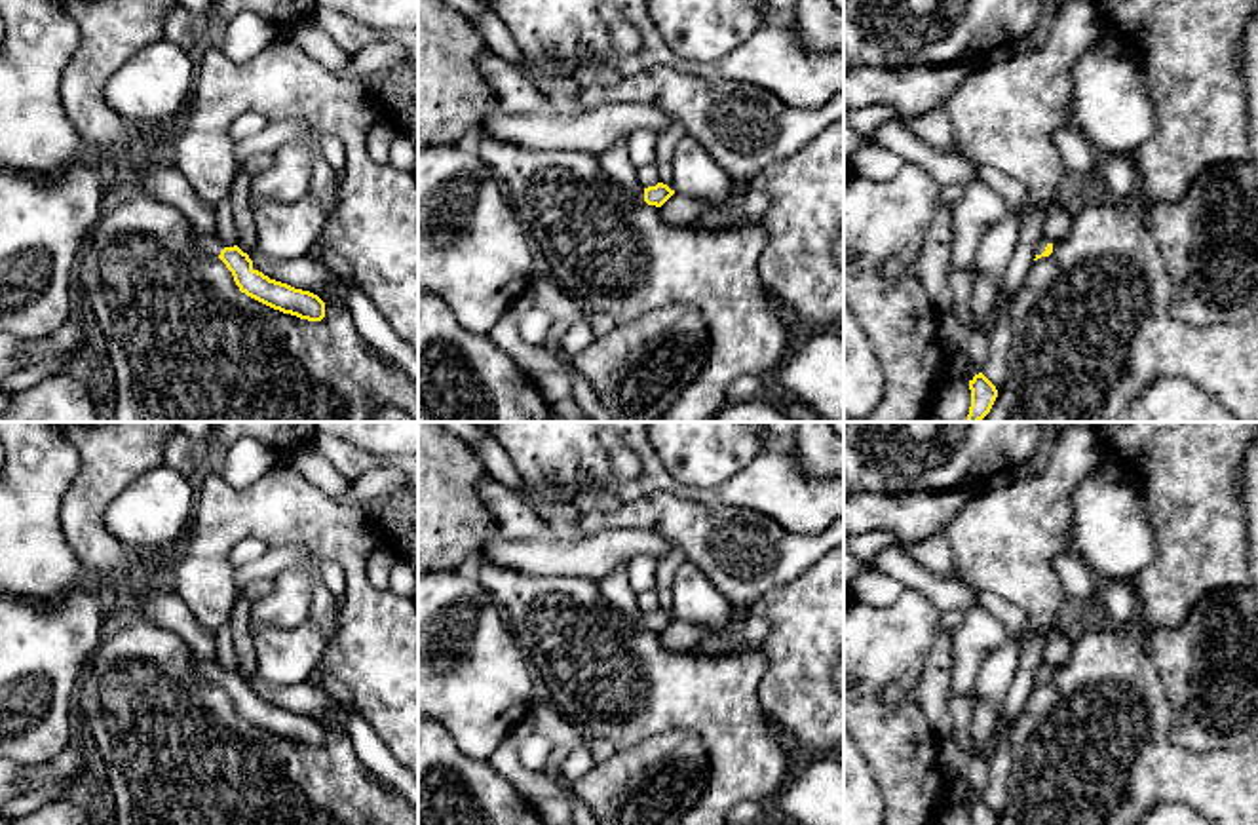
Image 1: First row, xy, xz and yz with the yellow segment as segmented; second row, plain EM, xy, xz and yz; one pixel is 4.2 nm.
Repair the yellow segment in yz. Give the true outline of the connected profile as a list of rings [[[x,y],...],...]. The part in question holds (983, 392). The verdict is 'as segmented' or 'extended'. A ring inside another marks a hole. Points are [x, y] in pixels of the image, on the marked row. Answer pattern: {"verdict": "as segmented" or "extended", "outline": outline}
{"verdict": "as segmented", "outline": [[[982,373],[975,374],[969,380],[969,390],[971,390],[971,407],[967,422],[981,422],[990,412],[998,397],[998,390]]]}

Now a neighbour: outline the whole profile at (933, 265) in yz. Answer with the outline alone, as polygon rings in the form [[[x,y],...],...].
[[[941,203],[925,234],[924,247],[910,266],[922,281],[937,316],[952,312],[954,293],[950,287],[952,272],[952,207]]]

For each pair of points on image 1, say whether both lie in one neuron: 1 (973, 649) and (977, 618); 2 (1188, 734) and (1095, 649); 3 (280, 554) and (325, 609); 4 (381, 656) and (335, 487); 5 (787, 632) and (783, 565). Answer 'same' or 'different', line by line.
1: same
2: different
3: same
4: different
5: different

